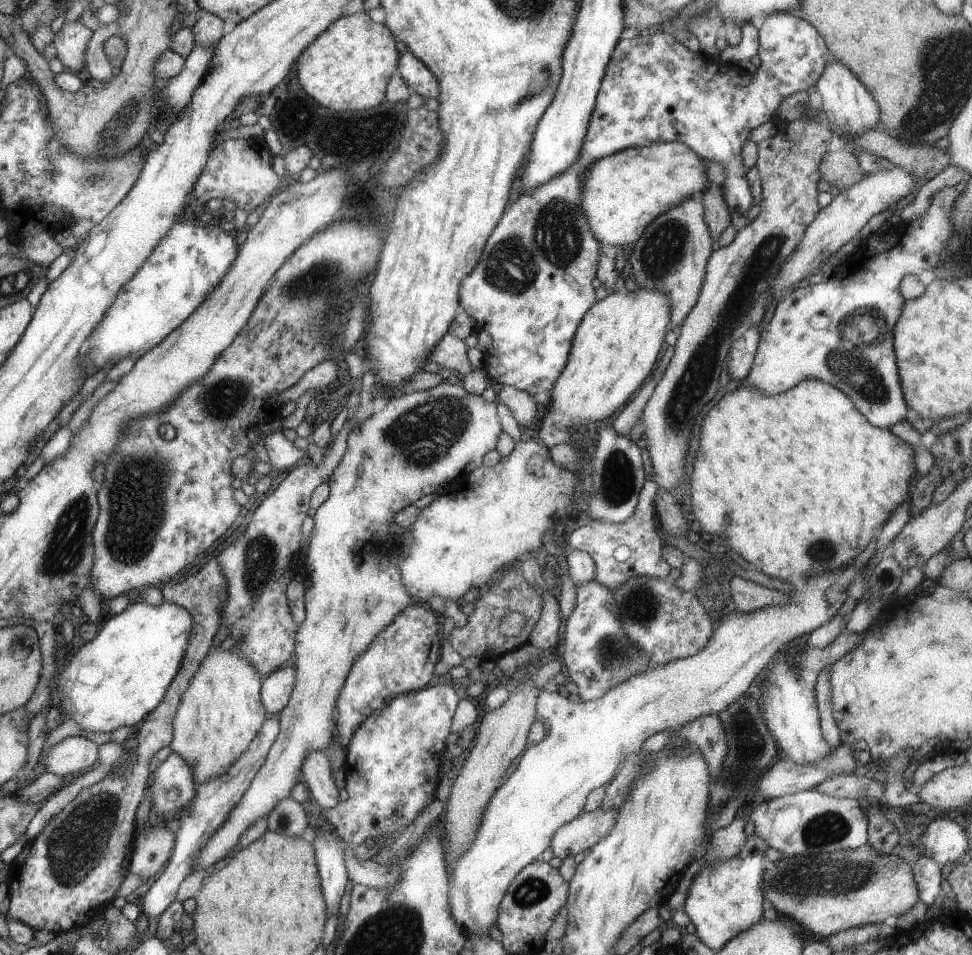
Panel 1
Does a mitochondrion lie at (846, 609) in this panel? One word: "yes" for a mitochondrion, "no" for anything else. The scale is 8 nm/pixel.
no

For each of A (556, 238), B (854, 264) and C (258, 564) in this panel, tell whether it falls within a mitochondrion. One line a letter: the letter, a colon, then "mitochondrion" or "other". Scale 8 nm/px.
A: mitochondrion
B: other
C: mitochondrion

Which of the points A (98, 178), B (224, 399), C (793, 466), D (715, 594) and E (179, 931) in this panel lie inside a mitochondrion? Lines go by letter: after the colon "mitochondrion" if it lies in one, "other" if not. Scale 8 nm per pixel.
A: mitochondrion
B: mitochondrion
C: other
D: mitochondrion
E: other

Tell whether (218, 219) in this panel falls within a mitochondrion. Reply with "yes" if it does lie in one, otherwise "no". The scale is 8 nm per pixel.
no

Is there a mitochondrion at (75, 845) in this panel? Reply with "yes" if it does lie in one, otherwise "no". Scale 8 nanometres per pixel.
yes

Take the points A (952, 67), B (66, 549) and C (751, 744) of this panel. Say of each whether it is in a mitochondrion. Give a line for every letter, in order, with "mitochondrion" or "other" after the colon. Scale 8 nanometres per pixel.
A: mitochondrion
B: mitochondrion
C: mitochondrion

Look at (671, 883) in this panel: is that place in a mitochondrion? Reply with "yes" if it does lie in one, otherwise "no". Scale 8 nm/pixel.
no

